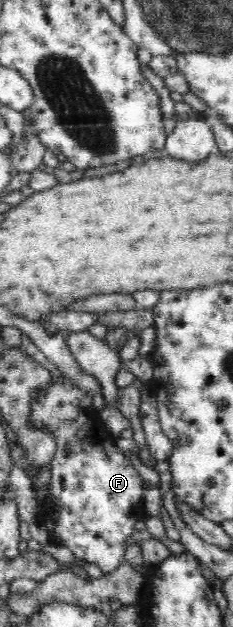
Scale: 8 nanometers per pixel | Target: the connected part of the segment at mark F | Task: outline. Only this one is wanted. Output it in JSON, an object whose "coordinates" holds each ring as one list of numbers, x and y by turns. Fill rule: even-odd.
{"coordinates":[[69,378,62,383,50,381,44,386,44,397,35,398,31,402,31,423,36,430,51,433,57,441,57,452,50,463,51,491,56,506,46,512,44,525,49,540,55,546,67,547,76,559,90,564,94,573,107,575,121,565,126,551,127,538,135,531,137,517,133,515,133,507,141,502,146,482,137,469,126,458,123,451,115,445,117,437,112,437,100,420,100,411,93,406,93,396,75,386]]}

